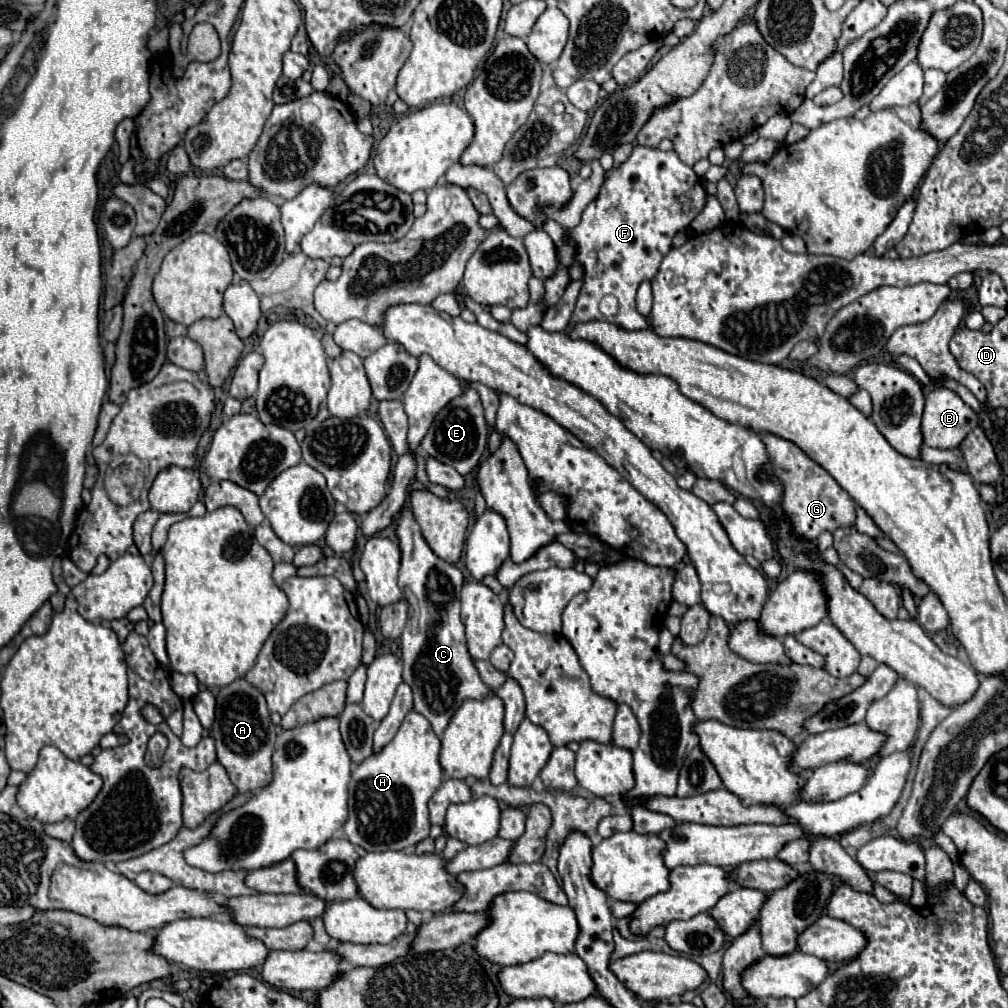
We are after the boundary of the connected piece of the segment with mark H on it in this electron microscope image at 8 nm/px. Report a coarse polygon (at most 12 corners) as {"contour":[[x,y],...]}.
{"contour":[[410,711],[350,779],[344,833],[402,851],[430,833],[440,739]]}

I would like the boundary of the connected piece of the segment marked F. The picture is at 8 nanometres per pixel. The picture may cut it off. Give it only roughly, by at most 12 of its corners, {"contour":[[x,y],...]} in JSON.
{"contour":[[674,151],[606,171],[570,325],[650,329],[636,289],[706,203]]}

